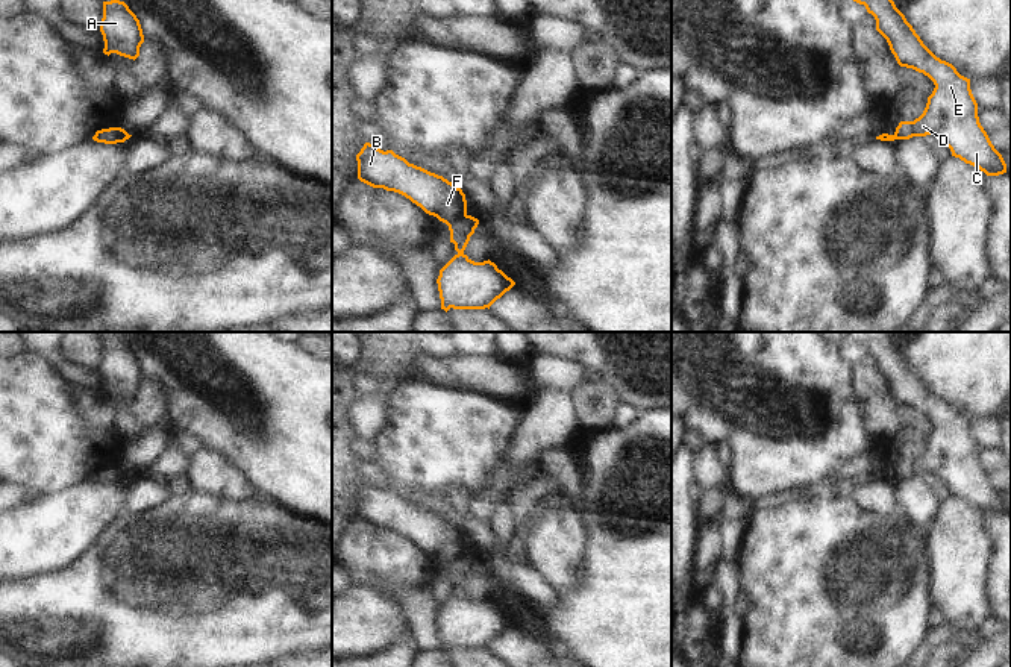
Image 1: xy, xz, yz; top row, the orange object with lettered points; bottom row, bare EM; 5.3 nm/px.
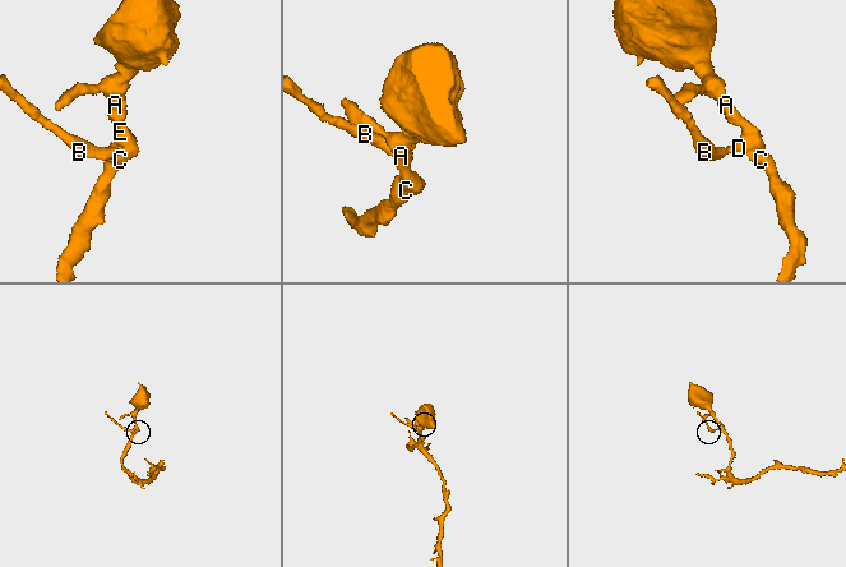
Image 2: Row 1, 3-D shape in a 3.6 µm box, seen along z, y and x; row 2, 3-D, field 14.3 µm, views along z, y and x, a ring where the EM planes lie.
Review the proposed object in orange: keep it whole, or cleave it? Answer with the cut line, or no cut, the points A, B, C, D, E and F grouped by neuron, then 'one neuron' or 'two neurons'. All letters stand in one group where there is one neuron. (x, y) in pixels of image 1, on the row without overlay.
xz (466, 554), (447, 564) | A C D E / B F | two neurons

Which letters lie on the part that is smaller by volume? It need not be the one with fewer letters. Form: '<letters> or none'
B, F

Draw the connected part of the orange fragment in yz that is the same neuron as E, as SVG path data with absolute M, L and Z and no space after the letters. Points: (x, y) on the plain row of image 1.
M847 332L847 335L864 344L875 356L876 370L887 379L897 403L923 412L935 424L923 453L914 461L900 461L894 478L934 474L946 482L952 496L979 508L987 515L1006 512L1002 494L979 462L970 418L961 415L952 403L937 397L923 384L896 347L890 332Z

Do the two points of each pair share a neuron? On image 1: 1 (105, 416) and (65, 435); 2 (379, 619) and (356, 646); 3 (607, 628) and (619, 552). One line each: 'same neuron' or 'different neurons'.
1: different neurons
2: same neuron
3: same neuron

